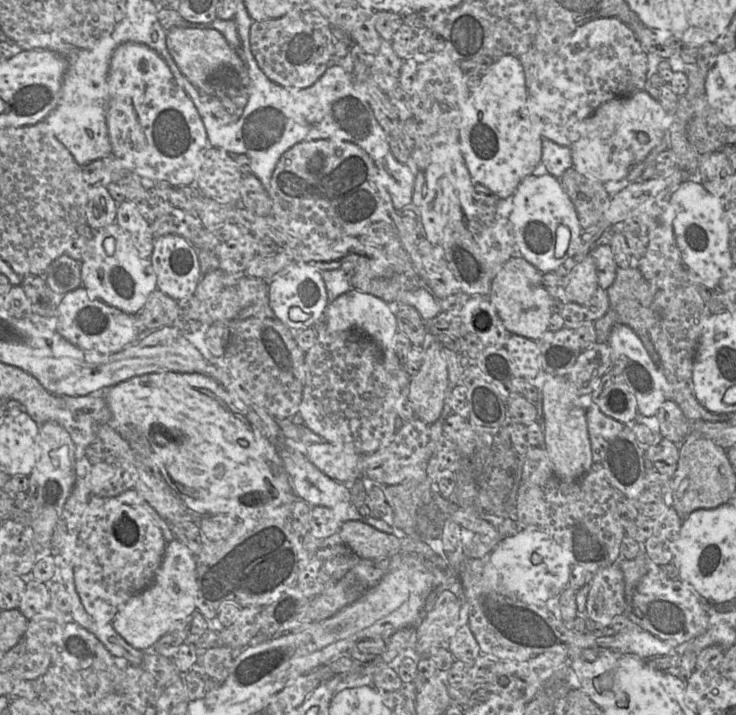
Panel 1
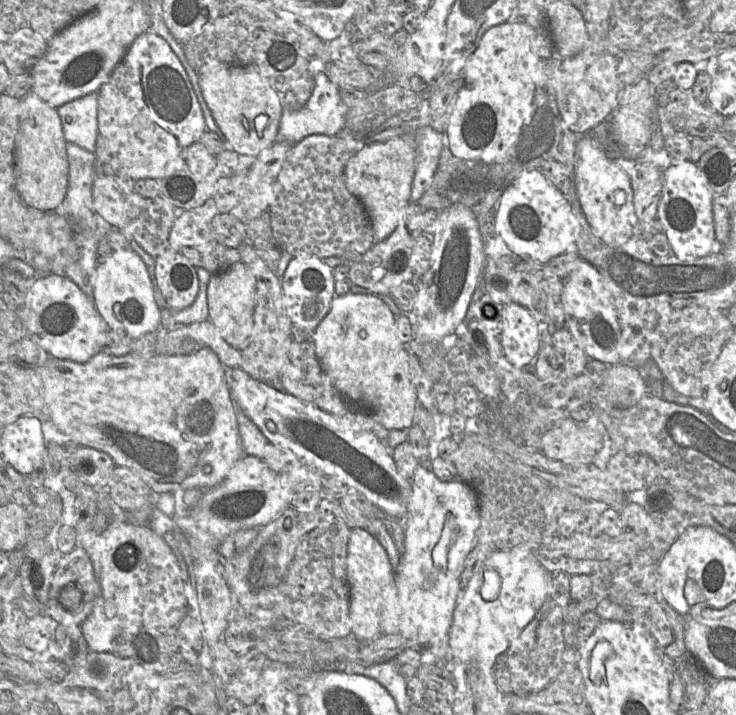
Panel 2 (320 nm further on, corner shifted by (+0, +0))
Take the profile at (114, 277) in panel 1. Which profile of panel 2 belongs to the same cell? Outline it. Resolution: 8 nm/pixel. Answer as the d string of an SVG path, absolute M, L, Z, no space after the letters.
M117 249L98 266L93 303L108 330L131 339L156 332L161 324L160 308L155 300L148 269L142 258L131 249Z

